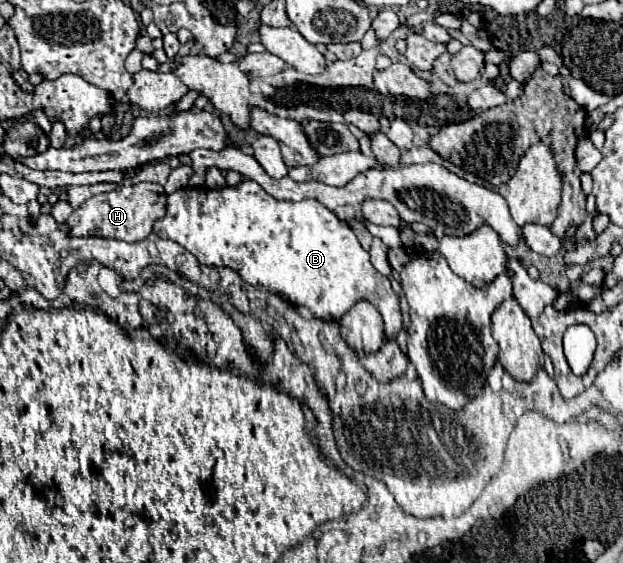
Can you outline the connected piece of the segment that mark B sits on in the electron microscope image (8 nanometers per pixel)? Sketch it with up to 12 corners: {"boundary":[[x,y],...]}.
{"boundary":[[168,195],[158,237],[316,319],[400,299],[316,199]]}

